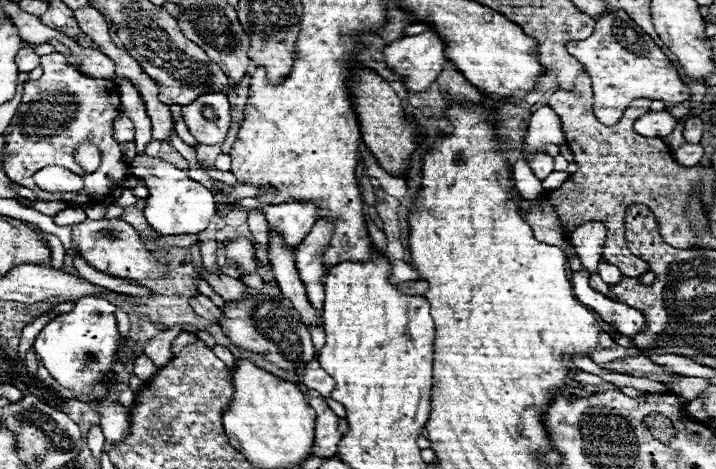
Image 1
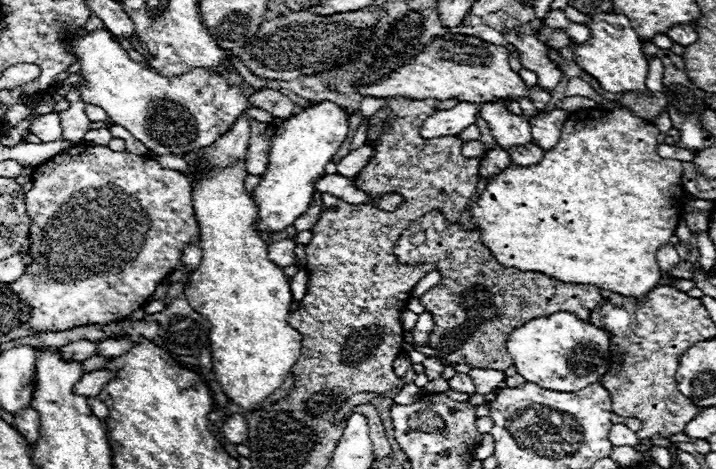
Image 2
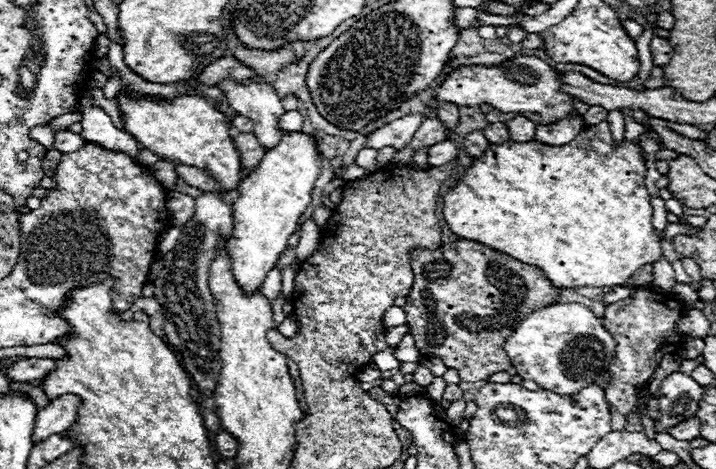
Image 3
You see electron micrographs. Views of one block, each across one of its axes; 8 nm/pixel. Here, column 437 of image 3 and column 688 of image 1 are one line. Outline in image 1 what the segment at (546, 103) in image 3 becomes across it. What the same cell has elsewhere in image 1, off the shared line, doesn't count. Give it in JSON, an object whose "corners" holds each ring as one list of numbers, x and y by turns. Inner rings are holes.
{"corners":[[624,10,600,16,592,36,586,40,570,40,566,48,578,62,584,64,584,68,588,68,594,84,594,114,606,126,616,124,632,100,650,98,676,106,690,98,690,90,680,80,676,68]]}

